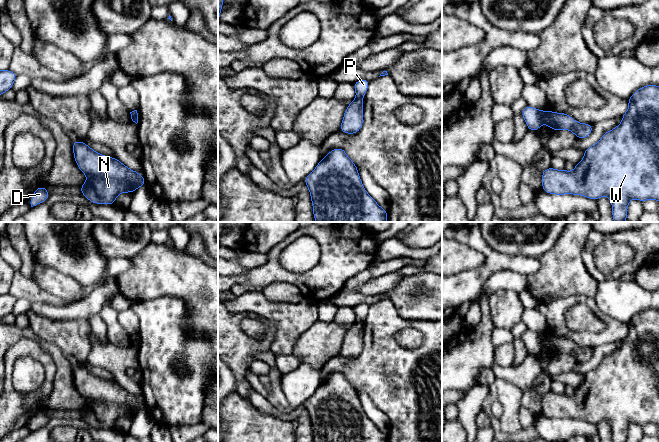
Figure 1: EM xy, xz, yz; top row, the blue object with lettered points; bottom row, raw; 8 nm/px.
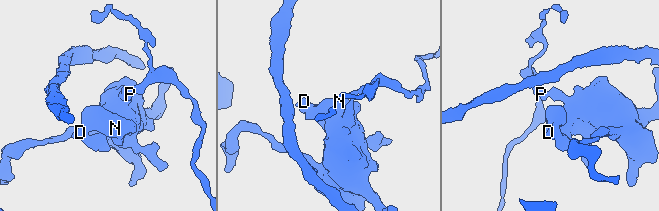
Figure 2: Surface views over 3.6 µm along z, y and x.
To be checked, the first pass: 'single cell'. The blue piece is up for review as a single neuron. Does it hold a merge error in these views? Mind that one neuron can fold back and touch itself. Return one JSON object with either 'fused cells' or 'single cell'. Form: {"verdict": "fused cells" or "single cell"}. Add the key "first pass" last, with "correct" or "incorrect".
{"verdict": "fused cells", "first pass": "incorrect"}

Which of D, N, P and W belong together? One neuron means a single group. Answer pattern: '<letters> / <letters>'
D N W / P

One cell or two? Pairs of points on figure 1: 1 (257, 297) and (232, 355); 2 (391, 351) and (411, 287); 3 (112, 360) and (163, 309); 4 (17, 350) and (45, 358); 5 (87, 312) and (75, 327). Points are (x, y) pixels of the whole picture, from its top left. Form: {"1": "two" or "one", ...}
{"1": "two", "2": "two", "3": "two", "4": "one", "5": "two"}

